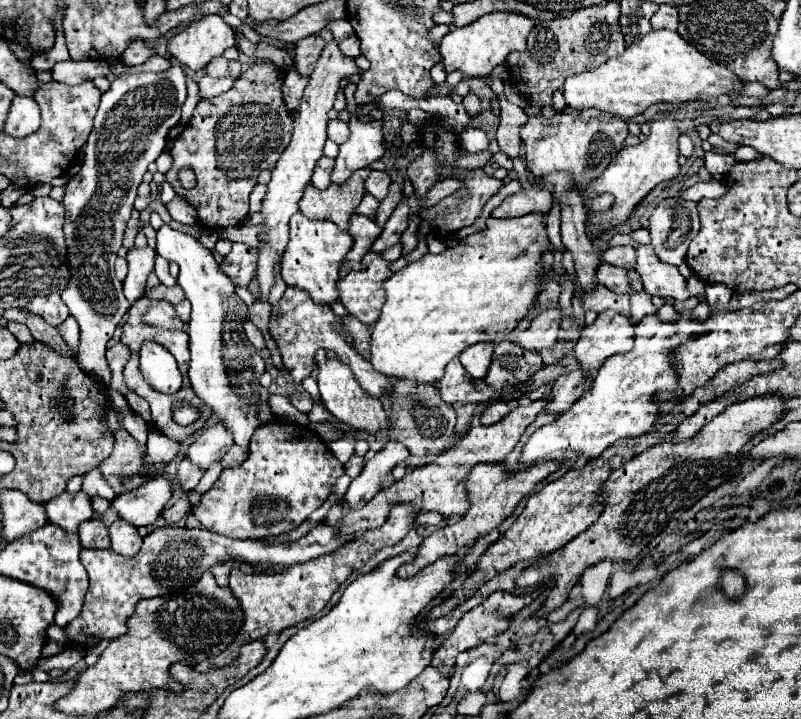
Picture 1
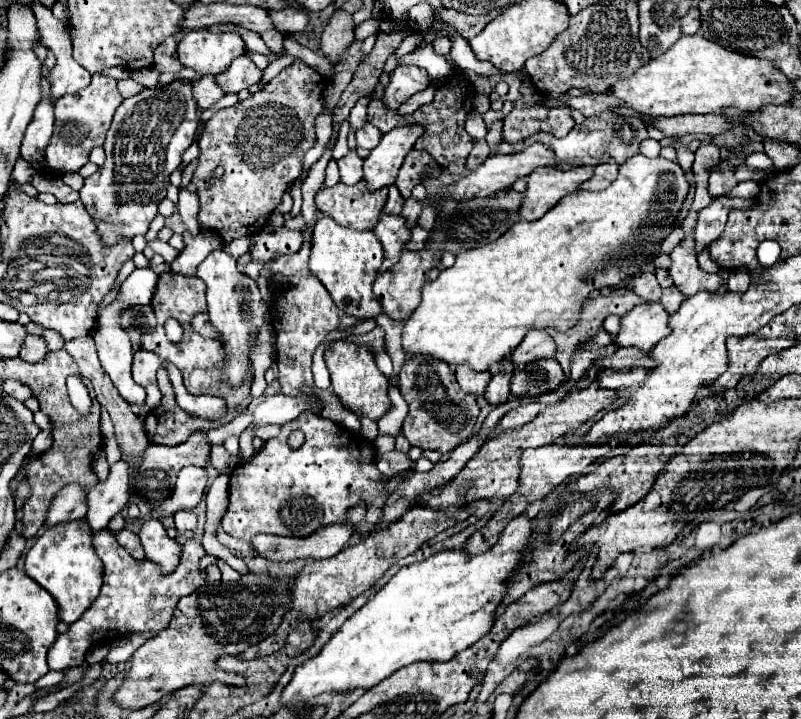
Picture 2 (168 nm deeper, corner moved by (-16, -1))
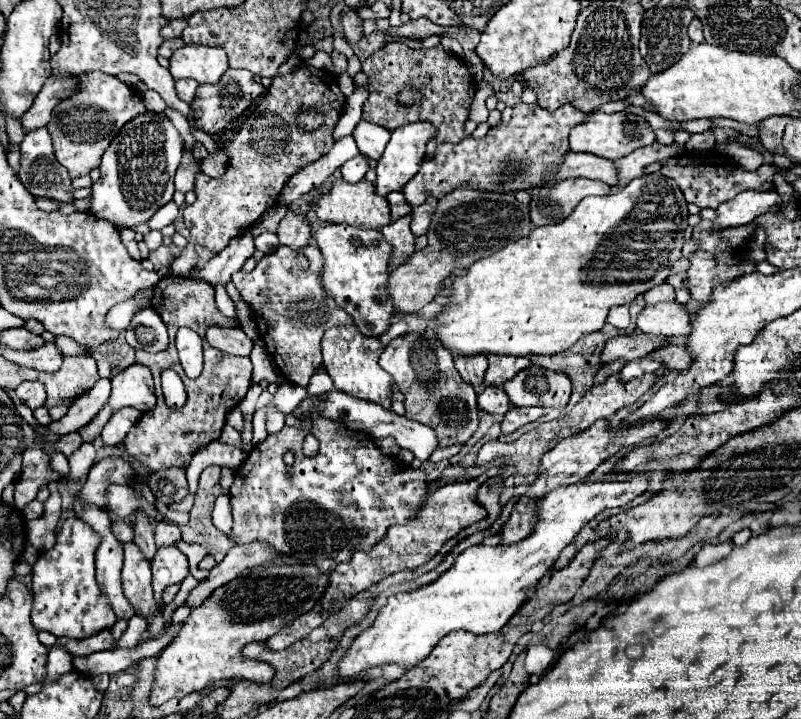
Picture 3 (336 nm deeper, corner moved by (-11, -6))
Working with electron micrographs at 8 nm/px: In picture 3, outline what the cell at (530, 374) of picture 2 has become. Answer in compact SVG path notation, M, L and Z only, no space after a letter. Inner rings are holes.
M529 366L505 386L513 406L549 406L563 408L571 396L571 380L563 372L551 372Z

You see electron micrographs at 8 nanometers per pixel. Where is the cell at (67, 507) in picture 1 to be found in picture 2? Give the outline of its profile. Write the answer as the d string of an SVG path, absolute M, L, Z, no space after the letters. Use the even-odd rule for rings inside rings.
M120 459L110 467L110 475L104 483L98 483L86 495L86 521L90 531L106 529L108 521L124 509L128 503L130 489L128 489L128 461Z

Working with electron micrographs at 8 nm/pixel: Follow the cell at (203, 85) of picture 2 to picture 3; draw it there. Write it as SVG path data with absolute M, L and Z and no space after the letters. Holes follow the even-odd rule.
M175 80L175 90L177 96L185 102L191 102L195 98L195 90L197 90L197 82L195 80Z

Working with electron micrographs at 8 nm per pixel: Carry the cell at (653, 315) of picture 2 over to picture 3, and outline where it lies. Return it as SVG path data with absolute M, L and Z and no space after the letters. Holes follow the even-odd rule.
M661 302L647 306L639 318L637 328L645 334L687 336L691 334L691 314L679 302Z

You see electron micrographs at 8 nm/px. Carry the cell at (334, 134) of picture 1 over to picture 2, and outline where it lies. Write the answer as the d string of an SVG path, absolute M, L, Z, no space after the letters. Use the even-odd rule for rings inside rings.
M366 123L364 127L360 127L360 129L356 131L356 147L362 147L362 149L374 149L374 147L378 145L380 137L382 137L382 133L380 133L374 125Z

